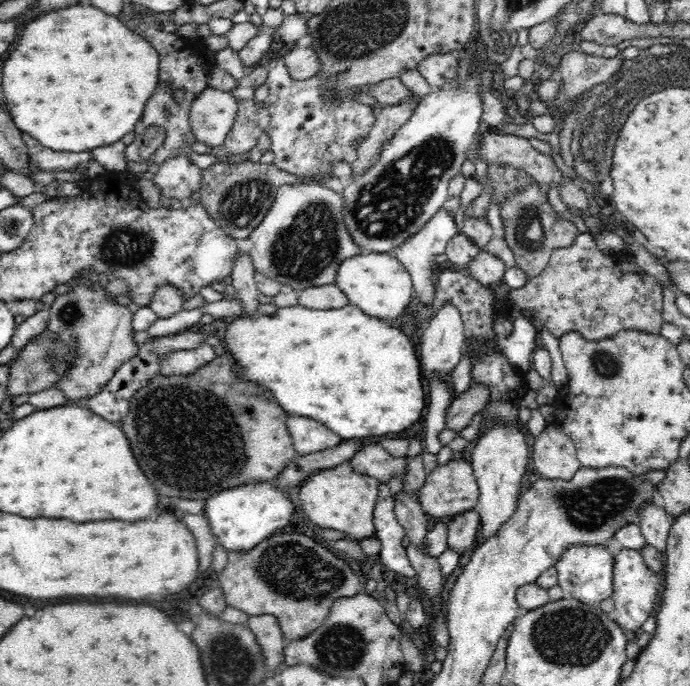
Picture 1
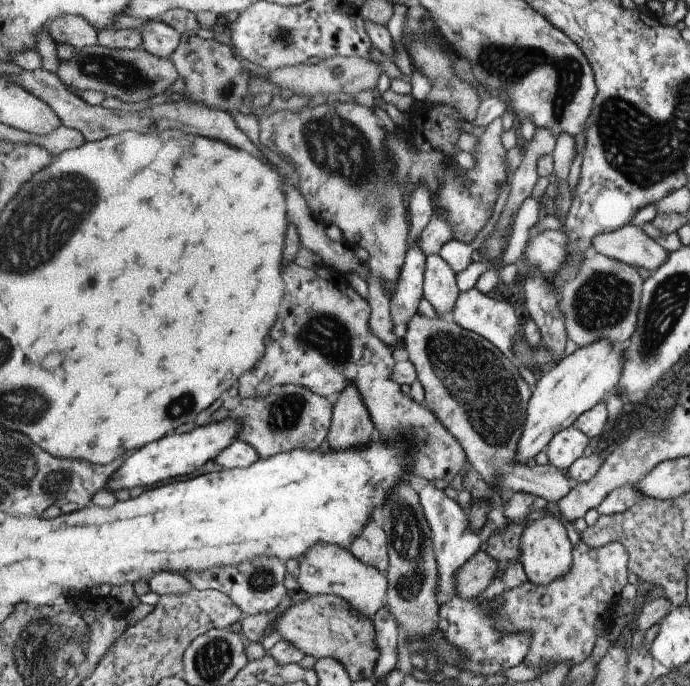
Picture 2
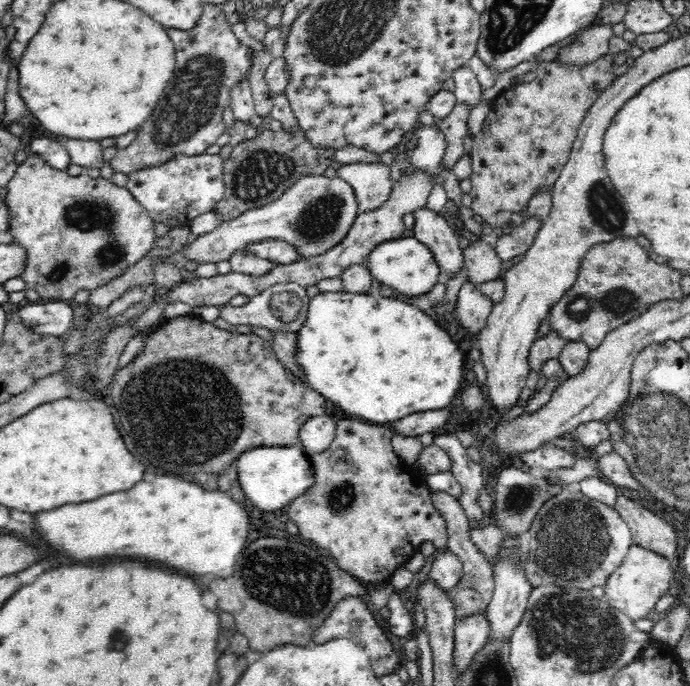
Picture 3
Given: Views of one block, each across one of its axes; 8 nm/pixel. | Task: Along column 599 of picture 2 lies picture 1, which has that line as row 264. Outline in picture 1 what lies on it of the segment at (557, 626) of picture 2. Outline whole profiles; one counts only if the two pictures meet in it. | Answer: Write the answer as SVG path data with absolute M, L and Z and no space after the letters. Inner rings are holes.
M580 234L572 248L552 252L544 272L528 280L522 288L512 288L508 300L522 310L532 310L552 336L560 338L568 332L580 332L588 342L608 340L618 332L638 330L658 336L662 318L662 286L648 274L624 274L624 260L602 256L594 238ZM622 264L622 266L620 266ZM654 288L654 290L652 290Z

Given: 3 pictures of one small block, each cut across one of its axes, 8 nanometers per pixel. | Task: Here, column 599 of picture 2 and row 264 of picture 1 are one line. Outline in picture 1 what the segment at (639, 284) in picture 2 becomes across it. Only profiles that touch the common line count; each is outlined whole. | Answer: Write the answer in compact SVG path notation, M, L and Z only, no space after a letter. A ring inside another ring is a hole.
M320 184L282 186L272 208L250 234L250 242L254 244L252 260L256 270L298 294L306 288L336 284L340 264L362 254L344 226L342 196Z

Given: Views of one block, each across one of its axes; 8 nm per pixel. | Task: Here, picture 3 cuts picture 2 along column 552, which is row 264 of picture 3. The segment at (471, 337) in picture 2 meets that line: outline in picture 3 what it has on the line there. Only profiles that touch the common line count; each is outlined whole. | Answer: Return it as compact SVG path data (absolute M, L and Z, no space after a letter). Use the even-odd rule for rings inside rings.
M490 238L476 240L464 250L464 264L468 270L468 282L484 284L500 276L502 260L496 254L494 242Z

